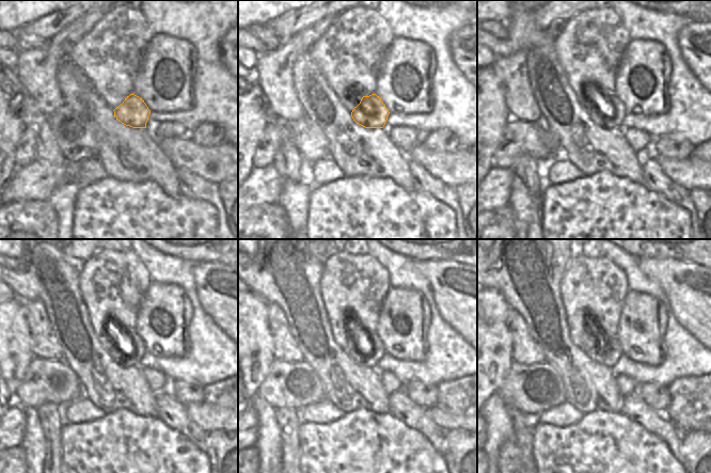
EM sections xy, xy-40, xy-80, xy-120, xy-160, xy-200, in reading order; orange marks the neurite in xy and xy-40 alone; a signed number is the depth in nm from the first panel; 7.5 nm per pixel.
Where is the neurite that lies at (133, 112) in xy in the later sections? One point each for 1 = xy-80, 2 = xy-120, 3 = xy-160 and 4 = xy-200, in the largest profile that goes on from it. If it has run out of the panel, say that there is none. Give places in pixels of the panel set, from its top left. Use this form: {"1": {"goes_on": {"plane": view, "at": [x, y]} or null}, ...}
{"1": {"goes_on": {"plane": "xy-80", "at": [610, 112]}}, "2": {"goes_on": {"plane": "xy-120", "at": [128, 353]}}, "3": {"goes_on": {"plane": "xy-160", "at": [368, 350]}}, "4": {"goes_on": {"plane": "xy-200", "at": [606, 351]}}}

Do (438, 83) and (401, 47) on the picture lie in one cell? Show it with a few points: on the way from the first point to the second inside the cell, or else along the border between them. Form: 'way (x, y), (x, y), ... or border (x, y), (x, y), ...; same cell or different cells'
border (432, 51), (436, 61), (430, 80), (432, 103); different cells

